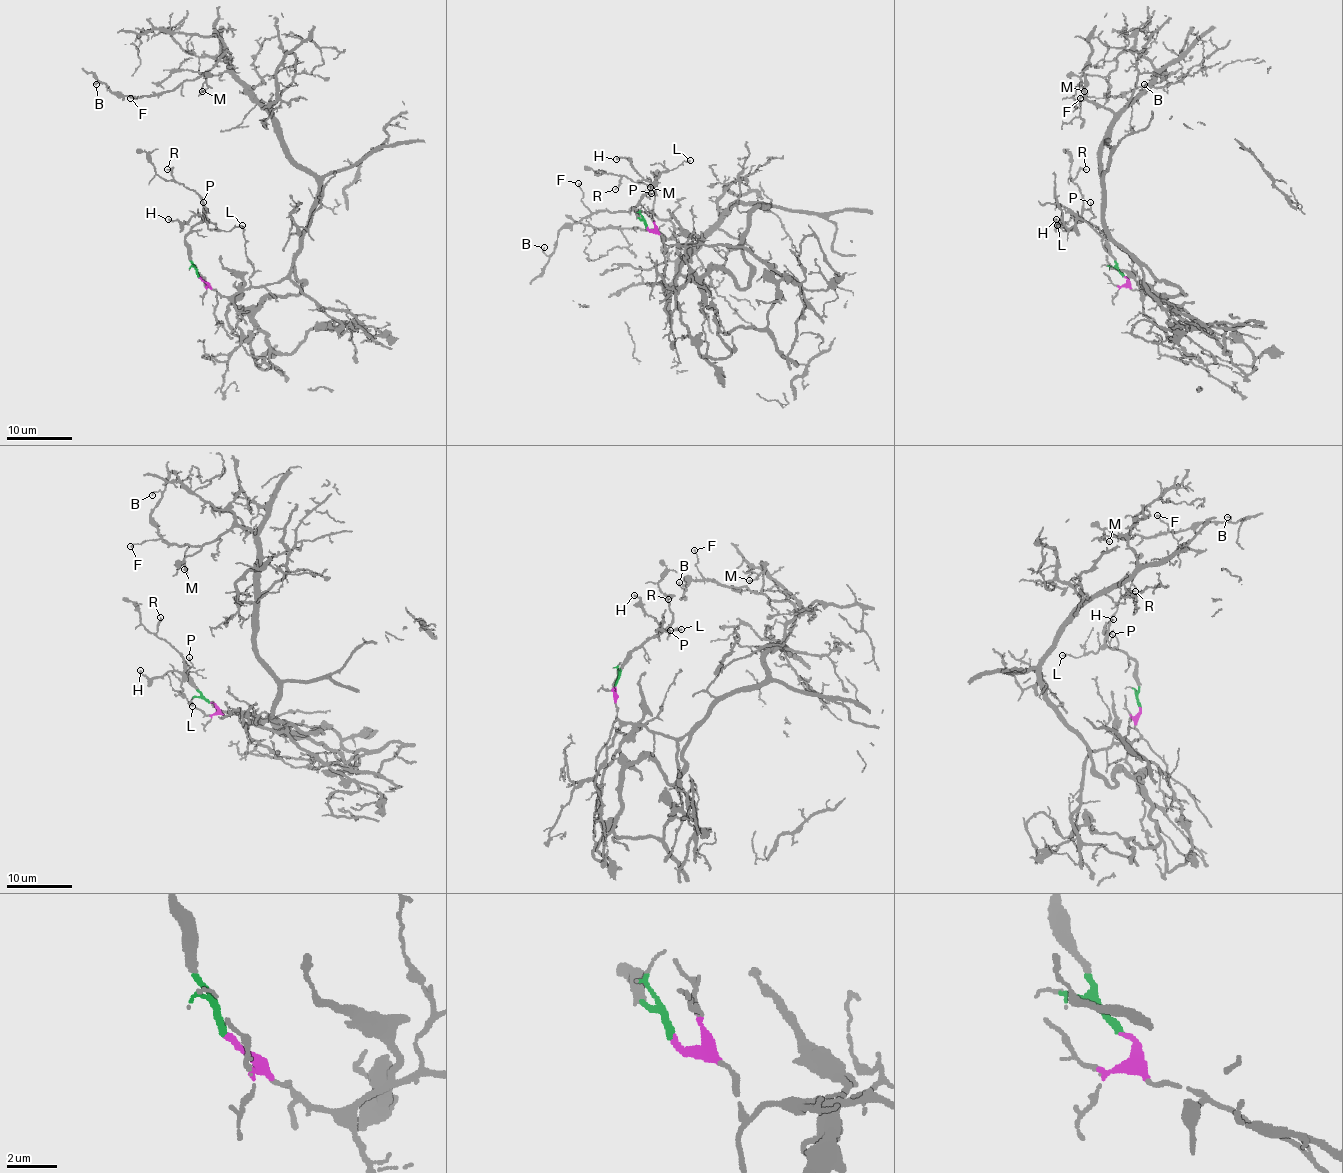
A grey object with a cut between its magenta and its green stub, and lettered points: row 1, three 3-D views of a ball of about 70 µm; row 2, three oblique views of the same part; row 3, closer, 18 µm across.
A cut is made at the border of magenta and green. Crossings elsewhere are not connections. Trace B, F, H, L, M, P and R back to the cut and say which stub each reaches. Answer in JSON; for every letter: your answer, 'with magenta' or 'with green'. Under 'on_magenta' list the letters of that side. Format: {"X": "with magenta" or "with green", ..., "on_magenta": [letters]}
{"B": "with magenta", "F": "with magenta", "H": "with green", "L": "with green", "M": "with magenta", "P": "with green", "R": "with green", "on_magenta": ["B", "F", "M"]}

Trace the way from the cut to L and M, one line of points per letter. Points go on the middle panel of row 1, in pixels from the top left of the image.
L: (646, 226), (634, 206), (662, 173), (690, 160)
M: (647, 226), (667, 247), (736, 245), (766, 207), (735, 204), (680, 257), (650, 188)

